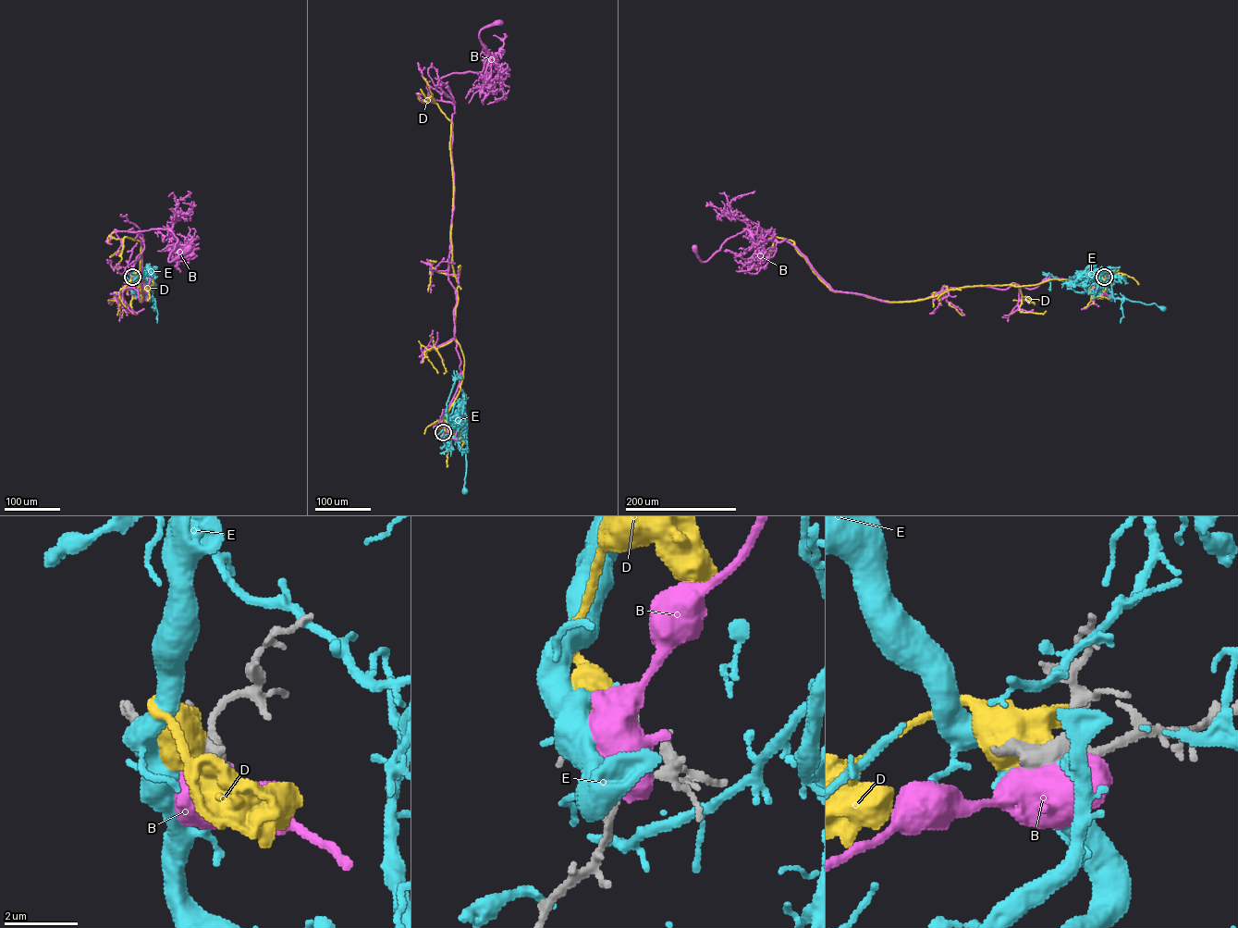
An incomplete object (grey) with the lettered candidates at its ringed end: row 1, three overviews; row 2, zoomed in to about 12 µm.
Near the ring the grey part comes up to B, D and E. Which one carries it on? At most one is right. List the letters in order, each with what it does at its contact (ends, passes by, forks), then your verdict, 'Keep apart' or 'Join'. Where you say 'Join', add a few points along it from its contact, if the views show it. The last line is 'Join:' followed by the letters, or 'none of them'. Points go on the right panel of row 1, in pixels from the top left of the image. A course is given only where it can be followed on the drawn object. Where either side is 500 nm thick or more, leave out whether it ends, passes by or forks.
B: Keep apart
D: Keep apart
E: It ends there. Keep apart
Join: none of them

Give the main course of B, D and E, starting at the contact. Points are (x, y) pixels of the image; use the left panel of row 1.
B: (132, 277), (132, 290), (150, 278), (141, 302), (144, 240), (128, 231), (170, 229), (169, 262), (188, 249)
D: (132, 277), (130, 286), (153, 279), (143, 285), (140, 302), (140, 241), (125, 237), (122, 259), (113, 267)
E: (132, 277), (135, 290), (155, 299), (154, 308)

